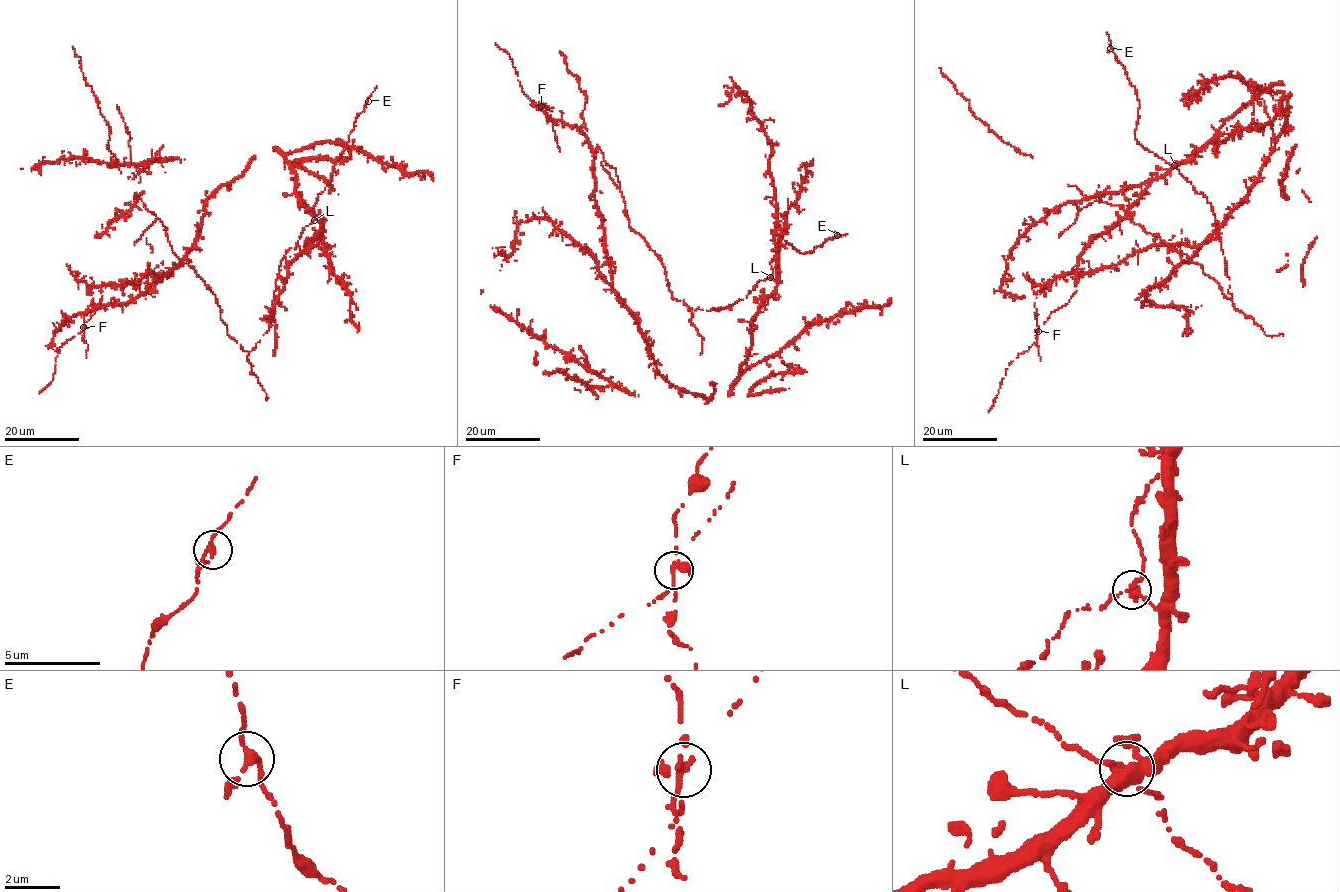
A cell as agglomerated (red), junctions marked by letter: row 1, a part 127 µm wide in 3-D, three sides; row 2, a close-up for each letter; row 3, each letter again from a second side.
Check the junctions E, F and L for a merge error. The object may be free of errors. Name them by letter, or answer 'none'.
F

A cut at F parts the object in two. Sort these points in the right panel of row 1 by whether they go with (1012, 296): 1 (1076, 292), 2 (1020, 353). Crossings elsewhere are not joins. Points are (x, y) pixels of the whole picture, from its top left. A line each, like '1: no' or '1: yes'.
1: no
2: no

